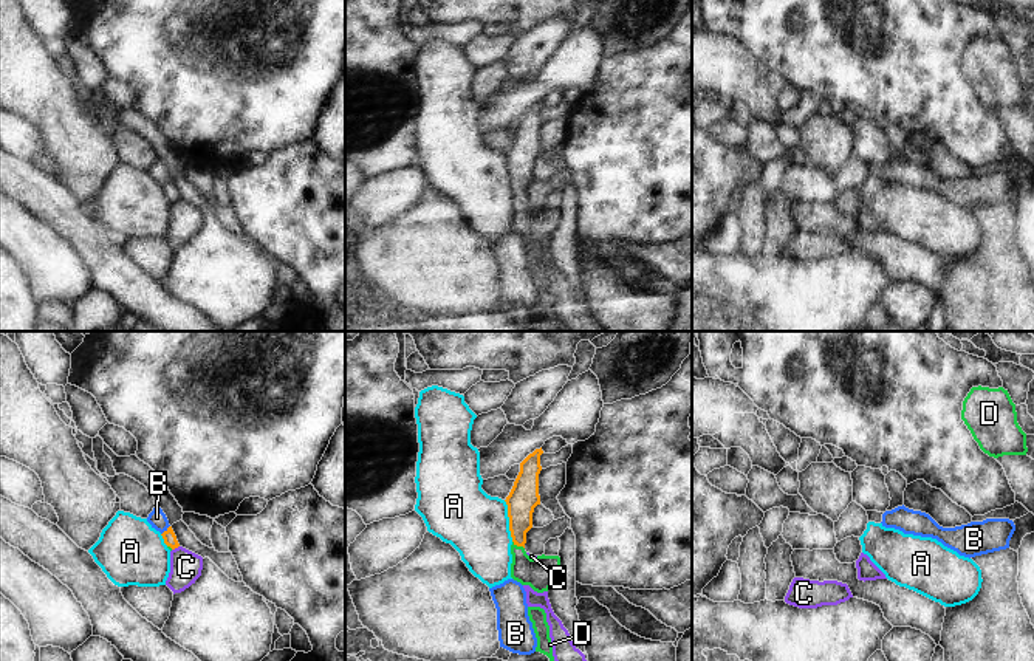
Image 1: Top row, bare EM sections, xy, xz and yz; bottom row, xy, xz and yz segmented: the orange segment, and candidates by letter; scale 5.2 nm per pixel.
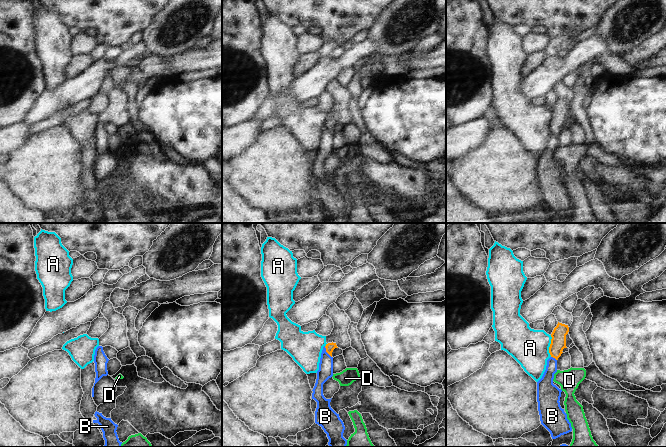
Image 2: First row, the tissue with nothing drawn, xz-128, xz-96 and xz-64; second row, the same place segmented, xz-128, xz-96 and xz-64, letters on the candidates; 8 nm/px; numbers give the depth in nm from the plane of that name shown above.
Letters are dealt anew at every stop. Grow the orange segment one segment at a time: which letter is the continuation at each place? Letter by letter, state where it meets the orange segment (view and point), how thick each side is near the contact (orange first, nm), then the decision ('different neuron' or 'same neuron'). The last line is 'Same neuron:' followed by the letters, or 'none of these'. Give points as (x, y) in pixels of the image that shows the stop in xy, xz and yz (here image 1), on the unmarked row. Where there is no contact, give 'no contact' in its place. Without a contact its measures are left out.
A: contact xz (510, 174); calibres 160 and 340 nm; different neuron
B: contact xy (167, 183); calibres 70 and 90 nm; different neuron
C: contact xy (175, 200); calibres 70 and 160 nm; different neuron
D: contact xz (519, 198); calibres 160 and 160 nm; same neuron
Same neuron: D

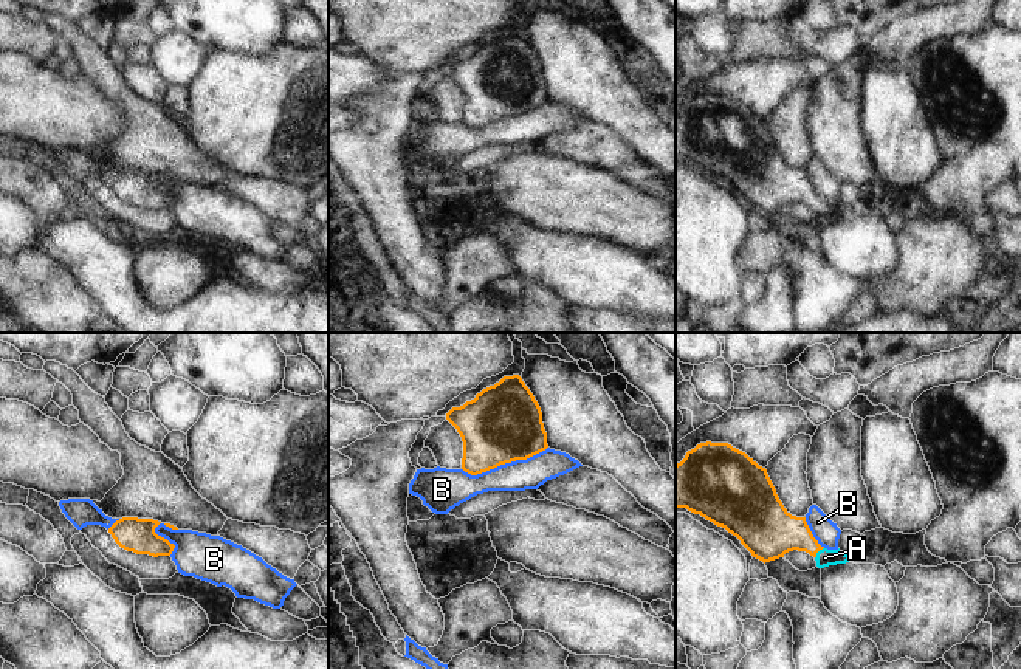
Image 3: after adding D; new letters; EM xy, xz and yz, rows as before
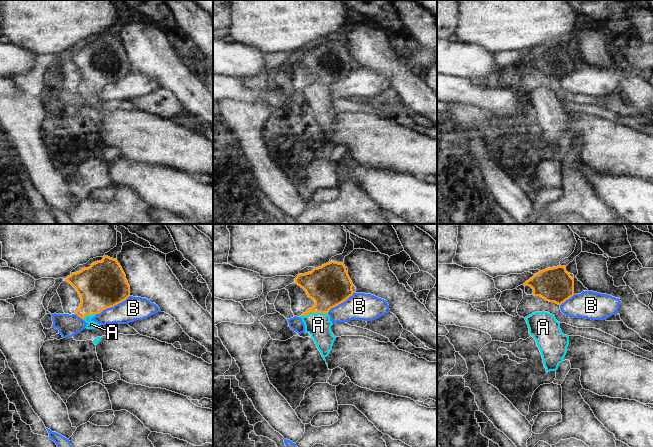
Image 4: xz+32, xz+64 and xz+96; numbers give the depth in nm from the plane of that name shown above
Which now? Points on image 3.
A: contact yz (817, 205); calibres 260 and 90 nm; same neuron
B: contact xz (504, 116); calibres 400 and 160 nm; different neuron
Same neuron: A

